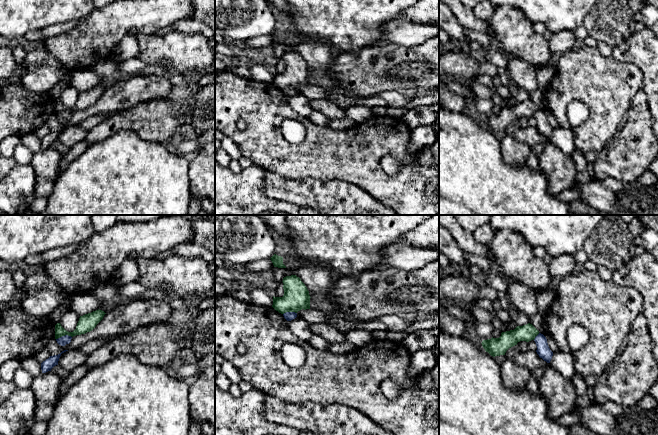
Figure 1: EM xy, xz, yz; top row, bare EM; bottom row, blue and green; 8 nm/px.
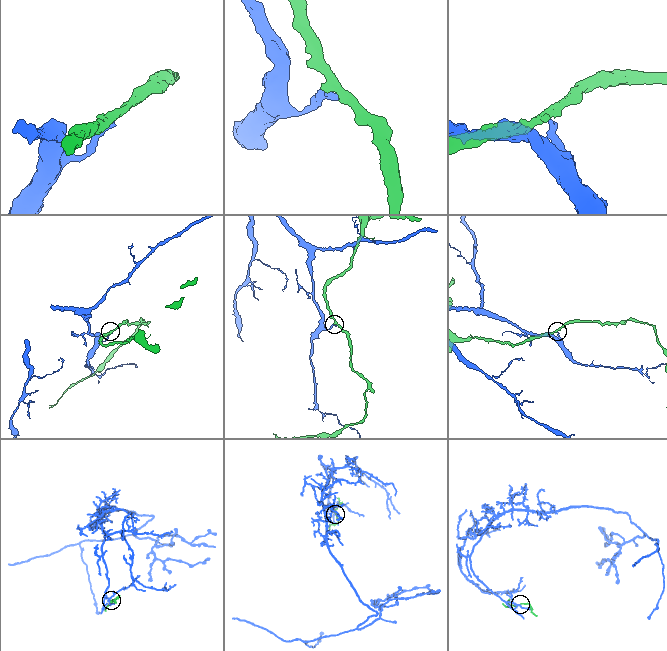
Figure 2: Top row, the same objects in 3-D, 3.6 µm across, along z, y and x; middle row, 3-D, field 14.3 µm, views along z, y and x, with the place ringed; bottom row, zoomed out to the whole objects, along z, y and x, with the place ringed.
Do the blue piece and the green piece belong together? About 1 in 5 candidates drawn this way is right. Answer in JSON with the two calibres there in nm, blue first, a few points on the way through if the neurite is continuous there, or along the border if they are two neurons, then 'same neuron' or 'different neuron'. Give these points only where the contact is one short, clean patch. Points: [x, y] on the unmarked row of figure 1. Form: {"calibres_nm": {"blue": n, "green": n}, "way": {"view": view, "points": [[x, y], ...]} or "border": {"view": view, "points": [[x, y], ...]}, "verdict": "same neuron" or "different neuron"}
{"calibres_nm": {"blue": 70, "green": 140}, "border": {"view": "xy", "points": [[71, 112], [64, 111], [56, 115]]}, "verdict": "different neuron"}

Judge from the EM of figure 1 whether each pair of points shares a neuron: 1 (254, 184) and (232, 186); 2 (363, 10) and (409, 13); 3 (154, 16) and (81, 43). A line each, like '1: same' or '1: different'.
1: same
2: different
3: same

